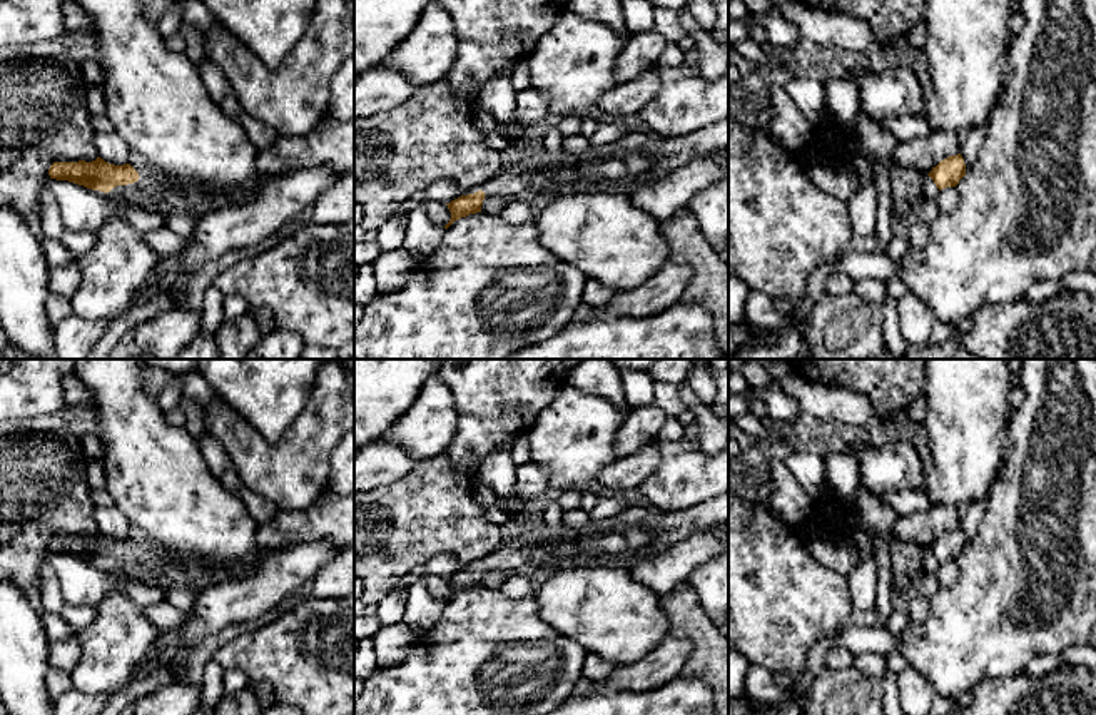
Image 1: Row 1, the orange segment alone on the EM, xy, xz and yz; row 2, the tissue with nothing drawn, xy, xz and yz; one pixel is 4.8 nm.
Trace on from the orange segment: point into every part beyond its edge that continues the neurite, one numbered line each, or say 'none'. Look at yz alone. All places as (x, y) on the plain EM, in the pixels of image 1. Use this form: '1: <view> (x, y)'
1: yz (931, 565)

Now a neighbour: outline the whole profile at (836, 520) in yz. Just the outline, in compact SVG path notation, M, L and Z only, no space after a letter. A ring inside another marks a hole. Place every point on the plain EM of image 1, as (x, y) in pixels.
M857 484L854 501L839 499L832 491L825 489L820 498L814 501L810 516L817 528L800 536L809 541L839 543L847 541L850 535L860 530L869 540L879 538L889 546L892 591L902 595L914 588L924 571L924 551L927 548L914 541L901 541L892 530L899 515L885 505L880 494L874 494L864 486Z

